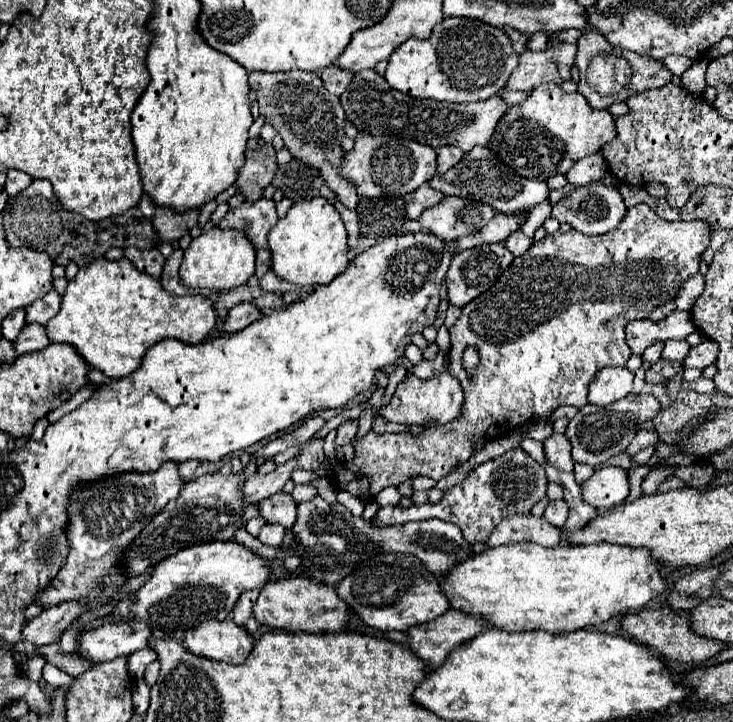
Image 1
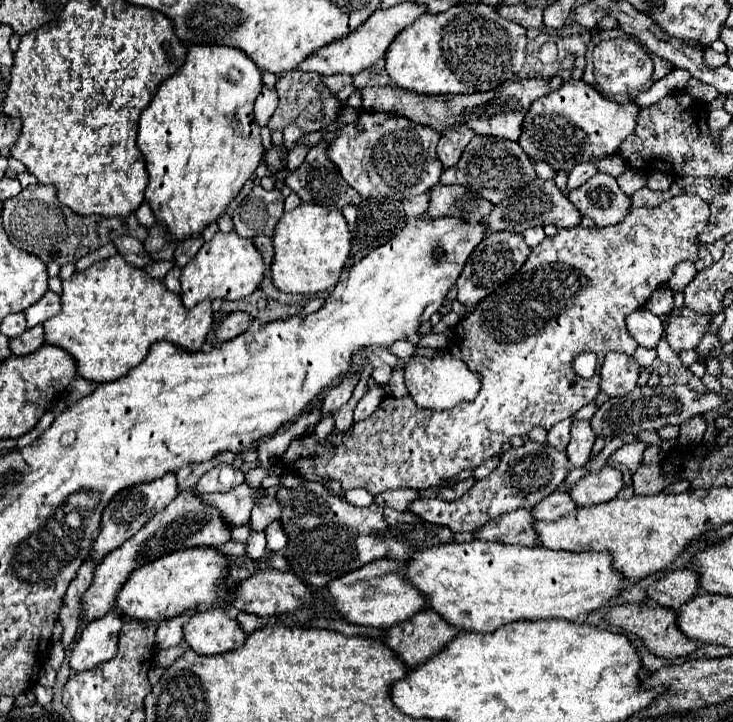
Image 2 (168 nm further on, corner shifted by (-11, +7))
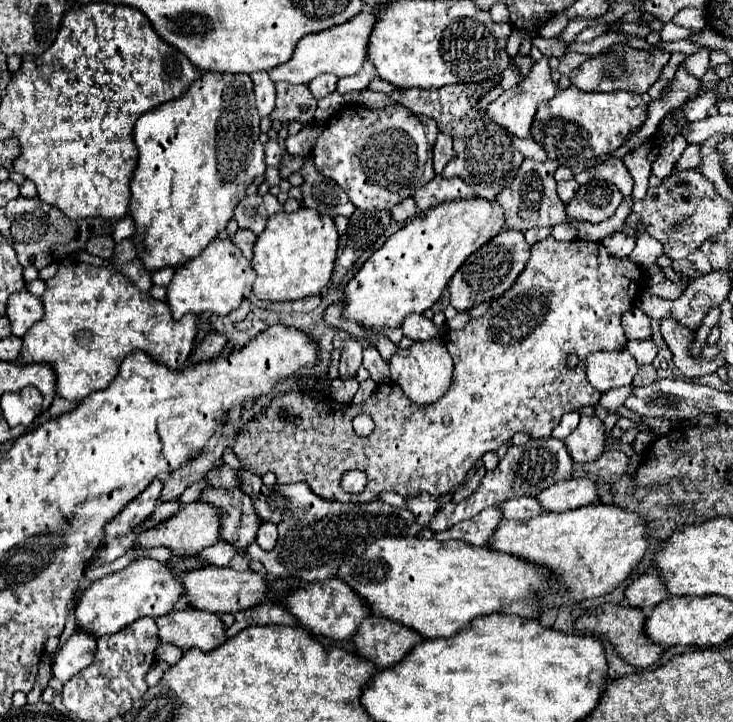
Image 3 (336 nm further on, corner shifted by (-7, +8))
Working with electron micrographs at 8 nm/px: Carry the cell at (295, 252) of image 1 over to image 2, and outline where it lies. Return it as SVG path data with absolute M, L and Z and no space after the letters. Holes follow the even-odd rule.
M302 203L282 215L274 229L272 245L274 261L270 267L270 277L274 287L282 293L318 295L338 283L350 257L350 231L338 209Z

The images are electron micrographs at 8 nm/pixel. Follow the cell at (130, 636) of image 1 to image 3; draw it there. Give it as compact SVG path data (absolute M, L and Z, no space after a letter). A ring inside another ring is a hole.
M76 630L58 652L52 666L52 676L56 676L60 682L66 682L80 670L88 668L94 656L96 656L96 636L84 630Z

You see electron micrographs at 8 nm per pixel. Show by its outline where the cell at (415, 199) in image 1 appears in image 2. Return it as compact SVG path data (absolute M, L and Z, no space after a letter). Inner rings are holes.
M422 193L422 195L416 195L412 199L402 201L406 217L420 217L420 215L424 215L426 207L428 207L428 197L430 197L428 193Z

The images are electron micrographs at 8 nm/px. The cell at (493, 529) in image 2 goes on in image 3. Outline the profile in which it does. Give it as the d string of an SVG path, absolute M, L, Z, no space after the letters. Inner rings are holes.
M486 508L484 512L476 514L472 520L464 520L462 524L456 524L446 532L438 532L434 538L436 540L460 538L460 540L470 542L472 546L488 546L488 542L494 536L502 518L504 516L498 508Z

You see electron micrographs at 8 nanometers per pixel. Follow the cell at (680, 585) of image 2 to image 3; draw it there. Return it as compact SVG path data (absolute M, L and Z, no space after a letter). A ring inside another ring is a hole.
M642 574L626 588L626 598L630 606L648 610L660 604L660 600L666 600L668 590L664 588L660 574Z

